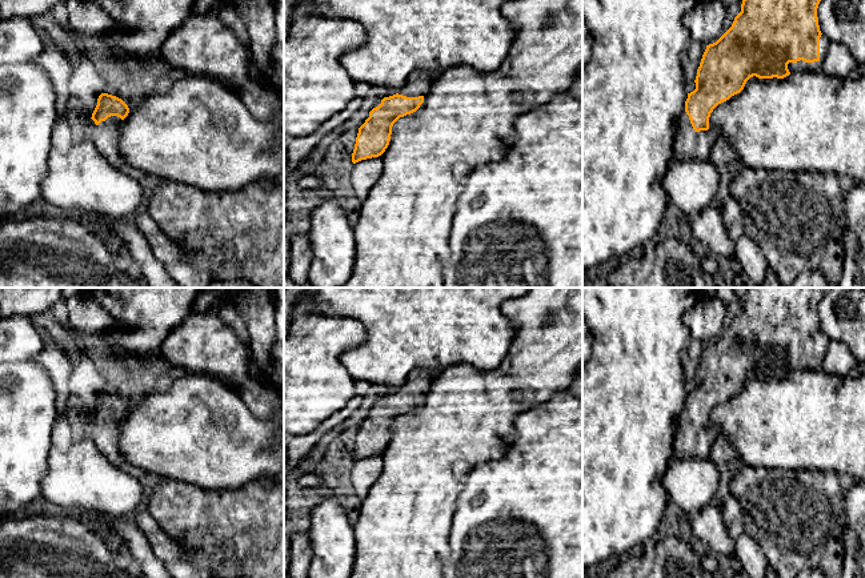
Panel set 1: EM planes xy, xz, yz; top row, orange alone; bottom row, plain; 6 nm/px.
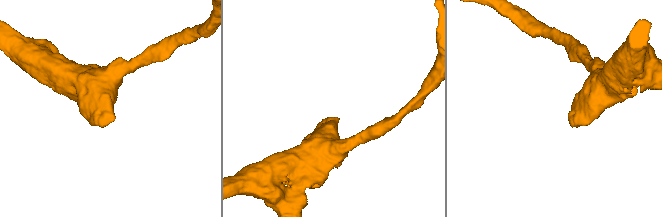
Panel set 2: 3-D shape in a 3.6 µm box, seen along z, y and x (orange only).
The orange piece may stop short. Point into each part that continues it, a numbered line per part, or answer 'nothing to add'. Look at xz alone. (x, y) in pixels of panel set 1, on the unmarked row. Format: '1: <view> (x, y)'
1: xz (419, 381)

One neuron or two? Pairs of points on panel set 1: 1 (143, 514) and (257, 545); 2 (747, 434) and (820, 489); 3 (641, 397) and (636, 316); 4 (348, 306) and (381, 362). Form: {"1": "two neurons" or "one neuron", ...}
{"1": "two neurons", "2": "two neurons", "3": "one neuron", "4": "one neuron"}

